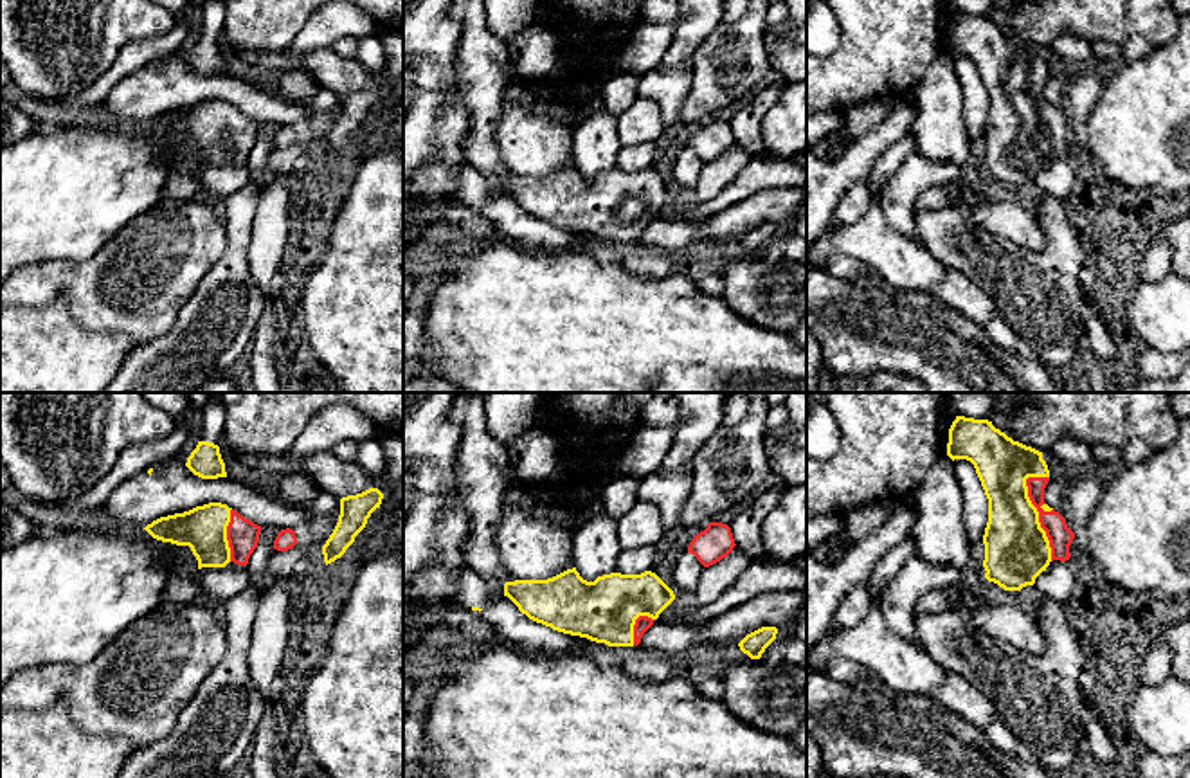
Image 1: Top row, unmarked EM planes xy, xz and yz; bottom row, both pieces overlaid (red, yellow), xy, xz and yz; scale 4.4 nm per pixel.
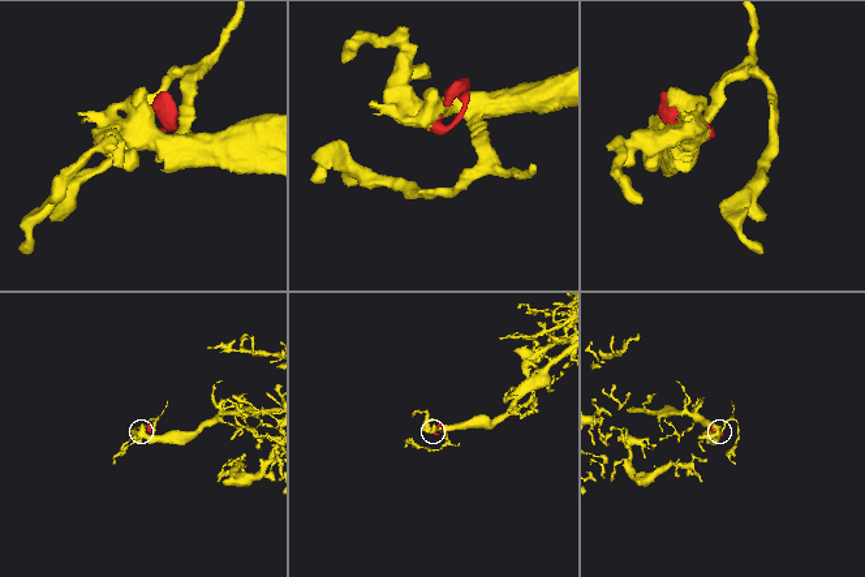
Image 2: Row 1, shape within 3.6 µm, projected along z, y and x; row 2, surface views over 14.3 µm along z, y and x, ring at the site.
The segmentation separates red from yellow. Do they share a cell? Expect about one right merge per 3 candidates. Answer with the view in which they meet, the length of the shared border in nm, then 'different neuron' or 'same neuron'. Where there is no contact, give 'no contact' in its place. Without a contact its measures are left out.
contact in yz; length 400 nm; same neuron

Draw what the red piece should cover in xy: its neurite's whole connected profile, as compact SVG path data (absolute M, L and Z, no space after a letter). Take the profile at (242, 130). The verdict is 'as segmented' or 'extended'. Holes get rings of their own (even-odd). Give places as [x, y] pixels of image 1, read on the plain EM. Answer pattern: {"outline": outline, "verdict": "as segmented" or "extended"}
{"outline": "M221 99L160 113L144 124L153 135L189 142L202 164L247 162L261 122Z", "verdict": "extended"}

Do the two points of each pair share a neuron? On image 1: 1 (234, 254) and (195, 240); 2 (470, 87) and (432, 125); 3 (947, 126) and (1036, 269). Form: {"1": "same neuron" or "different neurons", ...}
{"1": "different neurons", "2": "same neuron", "3": "different neurons"}

